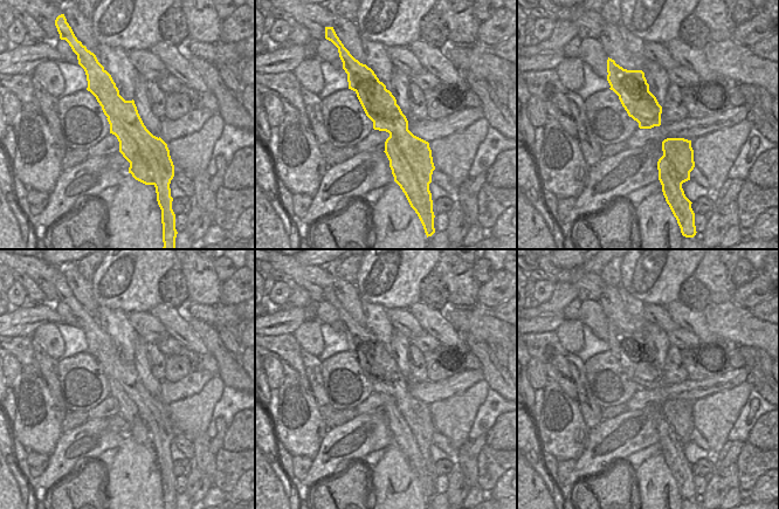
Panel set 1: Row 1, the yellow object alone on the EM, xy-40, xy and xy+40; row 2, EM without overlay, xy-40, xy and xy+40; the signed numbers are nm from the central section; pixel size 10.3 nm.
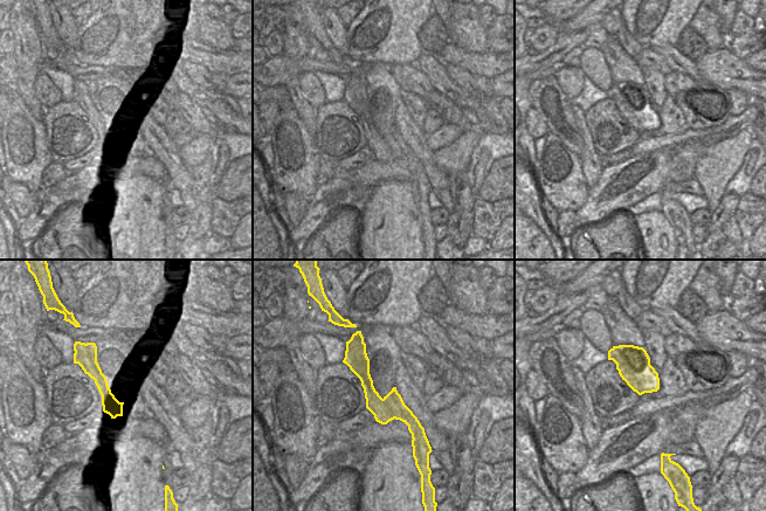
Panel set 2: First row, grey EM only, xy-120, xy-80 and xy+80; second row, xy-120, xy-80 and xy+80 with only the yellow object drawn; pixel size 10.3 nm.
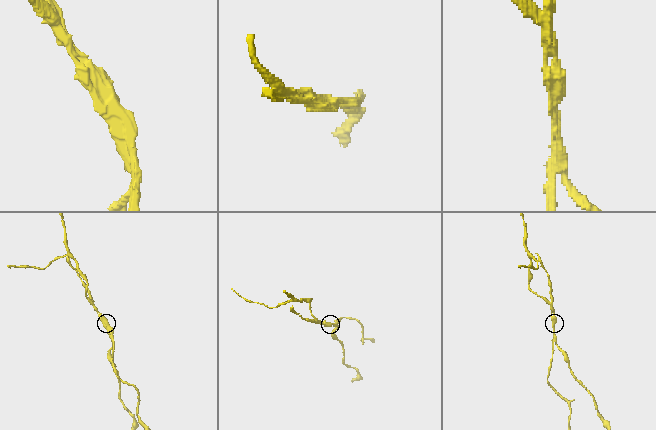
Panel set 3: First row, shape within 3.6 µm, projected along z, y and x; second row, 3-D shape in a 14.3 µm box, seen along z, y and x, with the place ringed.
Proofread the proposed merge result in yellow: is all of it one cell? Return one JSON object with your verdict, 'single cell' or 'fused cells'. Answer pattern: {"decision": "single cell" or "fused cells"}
{"decision": "fused cells"}

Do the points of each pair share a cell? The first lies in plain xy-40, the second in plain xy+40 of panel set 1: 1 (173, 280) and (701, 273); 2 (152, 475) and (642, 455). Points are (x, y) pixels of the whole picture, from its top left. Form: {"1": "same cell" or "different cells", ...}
{"1": "different cells", "2": "different cells"}

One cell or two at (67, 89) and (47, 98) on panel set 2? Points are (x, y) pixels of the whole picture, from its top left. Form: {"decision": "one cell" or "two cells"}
{"decision": "two cells"}

